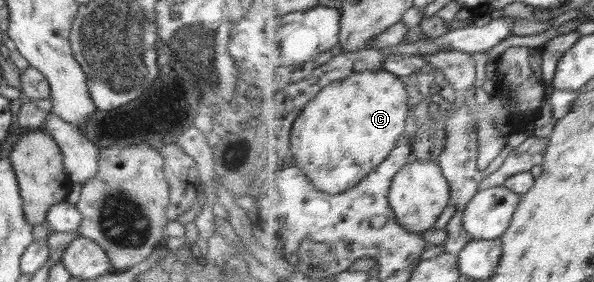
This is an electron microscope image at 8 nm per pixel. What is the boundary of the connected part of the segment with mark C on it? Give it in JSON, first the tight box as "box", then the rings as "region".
{"box":[292,70,412,195],"region":[[[387,70],[362,71],[328,85],[312,99],[297,118],[292,131],[292,150],[299,167],[311,178],[319,191],[341,195],[361,185],[399,145],[406,133],[407,120],[412,111],[410,90],[400,75]]]}

